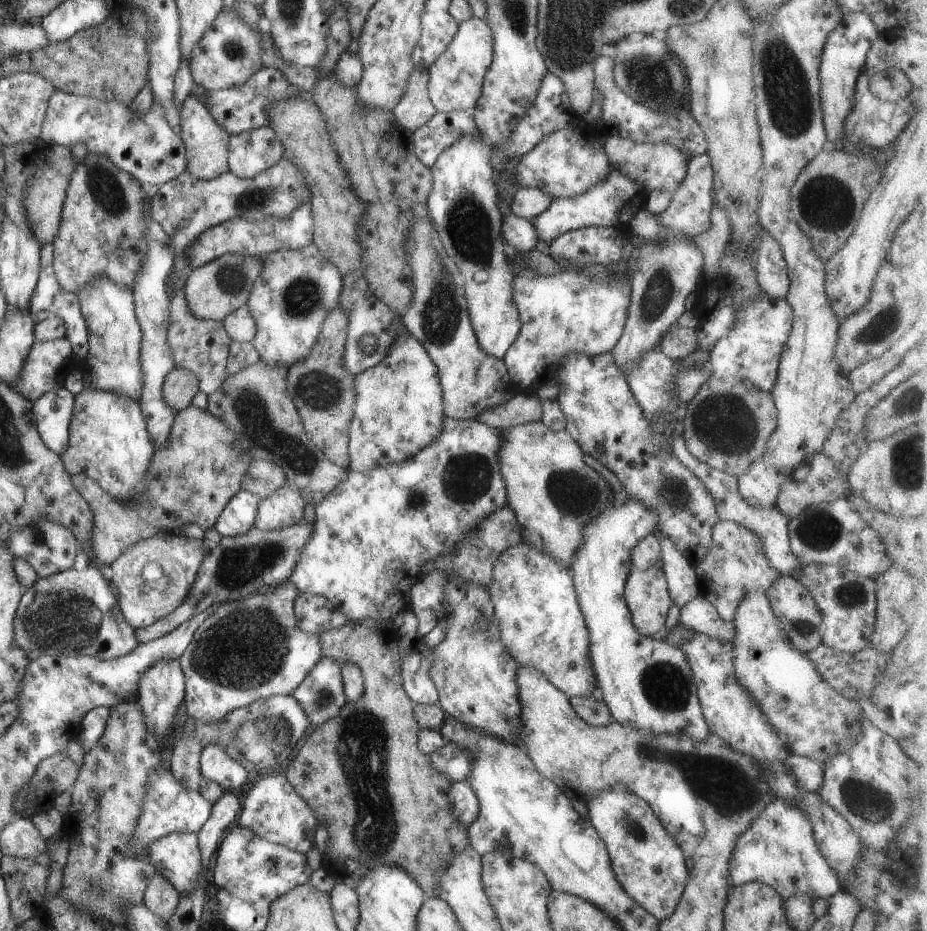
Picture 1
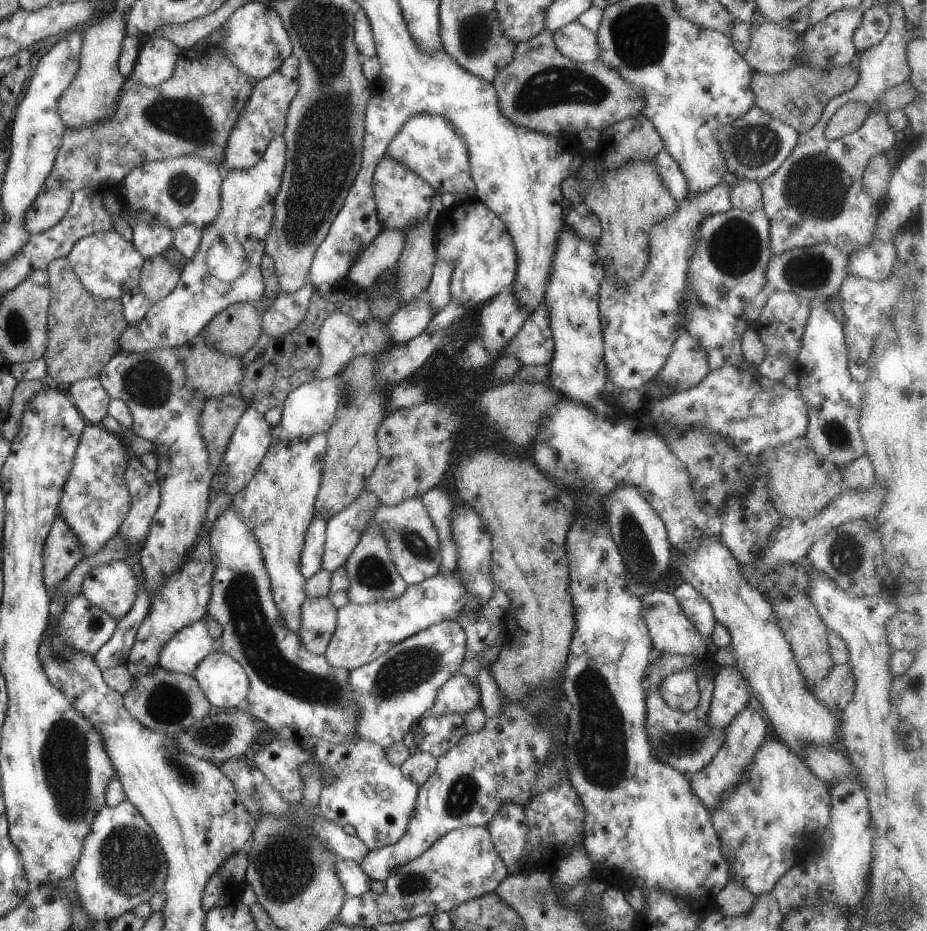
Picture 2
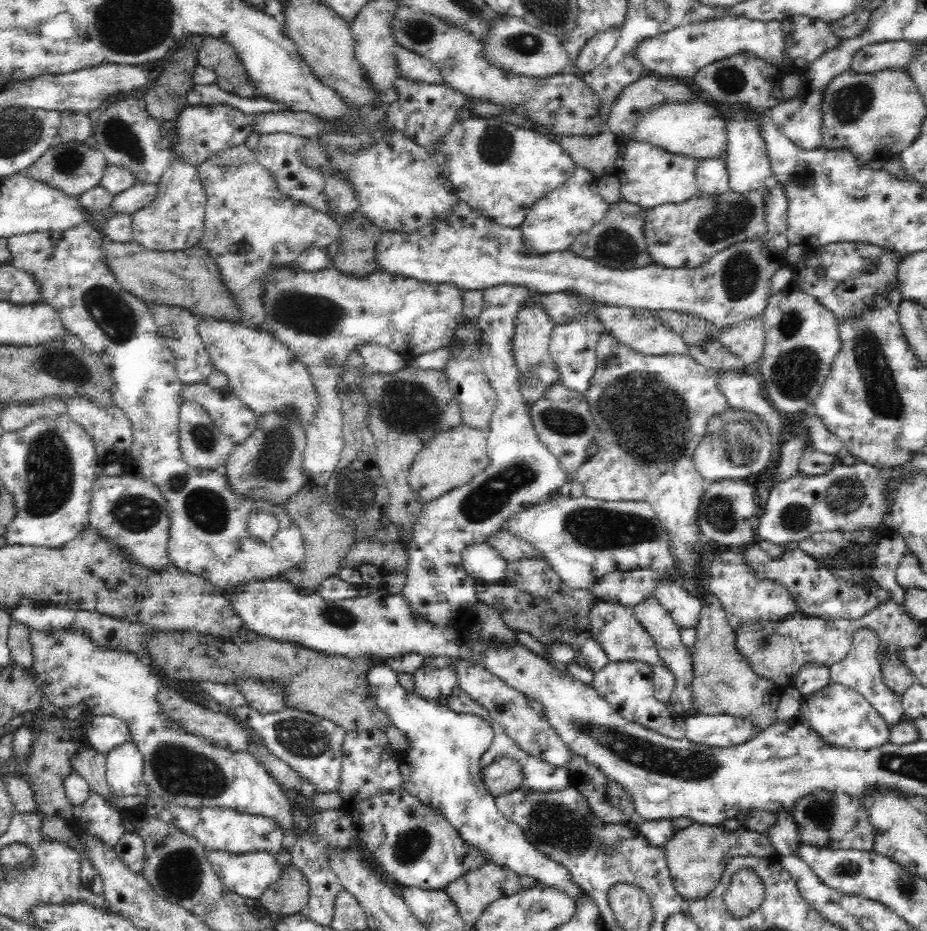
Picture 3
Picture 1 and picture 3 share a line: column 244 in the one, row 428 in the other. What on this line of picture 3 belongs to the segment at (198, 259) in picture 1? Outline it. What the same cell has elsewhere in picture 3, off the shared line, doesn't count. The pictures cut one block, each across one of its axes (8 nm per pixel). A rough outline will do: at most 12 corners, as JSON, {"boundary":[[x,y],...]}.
{"boundary":[[186,384],[198,403],[235,446],[256,431],[257,416],[230,386]]}

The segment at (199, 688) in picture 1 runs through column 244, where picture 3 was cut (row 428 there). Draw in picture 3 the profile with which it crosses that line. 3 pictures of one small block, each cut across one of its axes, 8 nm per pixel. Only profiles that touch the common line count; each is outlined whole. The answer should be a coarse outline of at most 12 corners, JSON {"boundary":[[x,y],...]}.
{"boundary":[[608,334],[584,398],[588,498],[646,501],[704,574],[693,452],[729,406],[689,355]]}

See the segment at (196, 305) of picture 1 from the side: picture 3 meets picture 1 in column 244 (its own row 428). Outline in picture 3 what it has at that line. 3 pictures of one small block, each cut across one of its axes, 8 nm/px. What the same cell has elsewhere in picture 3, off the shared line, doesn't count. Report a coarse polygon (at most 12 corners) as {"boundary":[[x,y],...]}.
{"boundary":[[272,413],[225,464],[230,493],[282,505],[307,482],[305,428]]}

